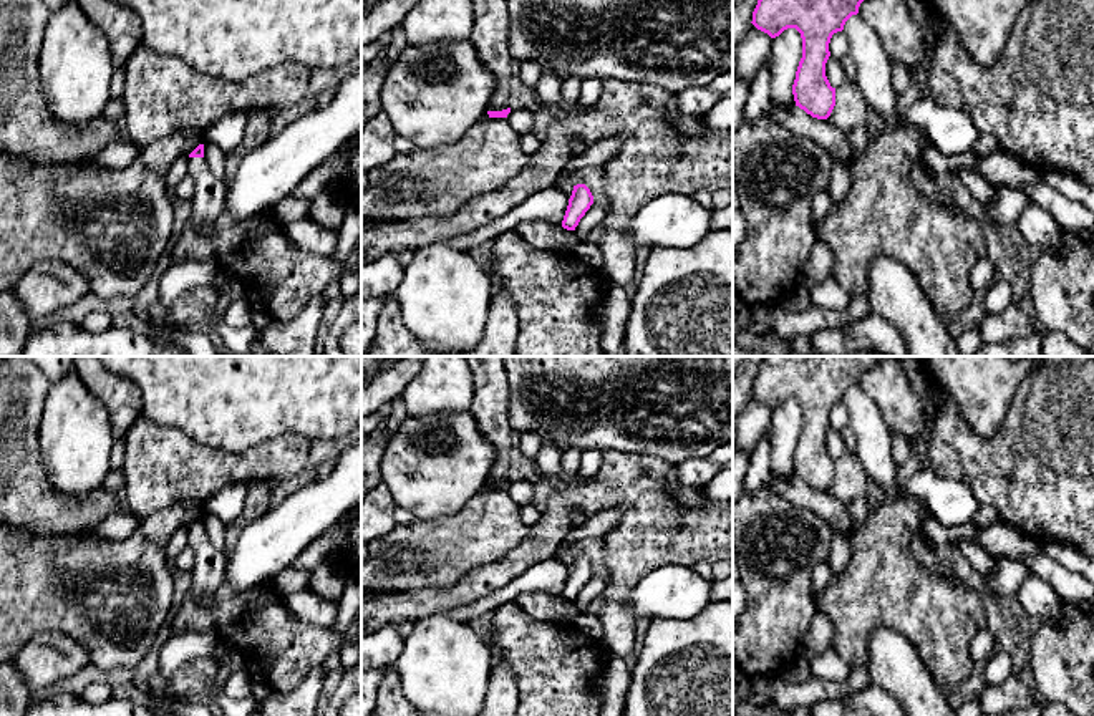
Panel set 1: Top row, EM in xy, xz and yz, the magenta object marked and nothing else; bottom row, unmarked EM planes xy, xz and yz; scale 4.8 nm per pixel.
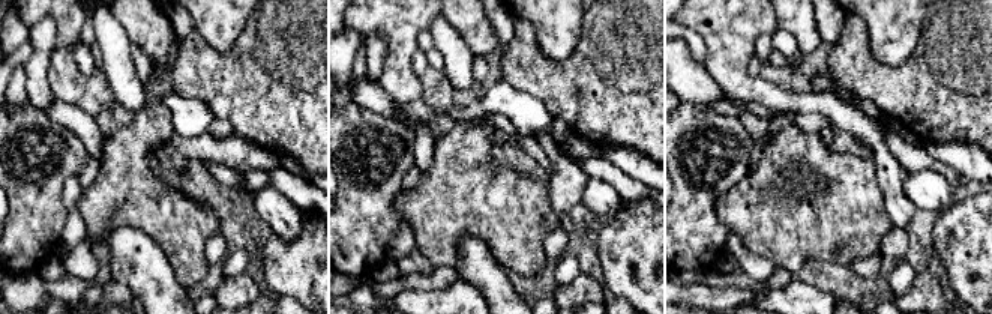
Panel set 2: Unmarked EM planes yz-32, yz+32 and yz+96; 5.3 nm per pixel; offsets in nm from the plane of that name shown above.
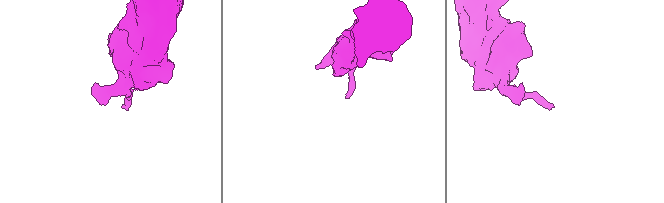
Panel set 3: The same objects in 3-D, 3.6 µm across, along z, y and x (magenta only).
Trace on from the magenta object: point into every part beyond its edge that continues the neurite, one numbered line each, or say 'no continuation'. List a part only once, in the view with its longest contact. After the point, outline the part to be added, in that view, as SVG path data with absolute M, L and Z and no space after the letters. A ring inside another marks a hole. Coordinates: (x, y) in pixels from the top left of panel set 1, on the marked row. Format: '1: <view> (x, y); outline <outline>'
1: xy (208, 201); outline M189 157L189 174L196 184L191 199L191 222L207 234L224 210L227 186L211 172L204 157Z

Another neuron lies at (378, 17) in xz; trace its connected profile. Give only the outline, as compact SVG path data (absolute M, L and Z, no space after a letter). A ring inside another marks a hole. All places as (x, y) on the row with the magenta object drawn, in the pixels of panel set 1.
M361 0L361 46L399 27L419 0Z

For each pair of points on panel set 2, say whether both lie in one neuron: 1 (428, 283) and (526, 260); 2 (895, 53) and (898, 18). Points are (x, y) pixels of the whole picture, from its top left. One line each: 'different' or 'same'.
1: different
2: same

